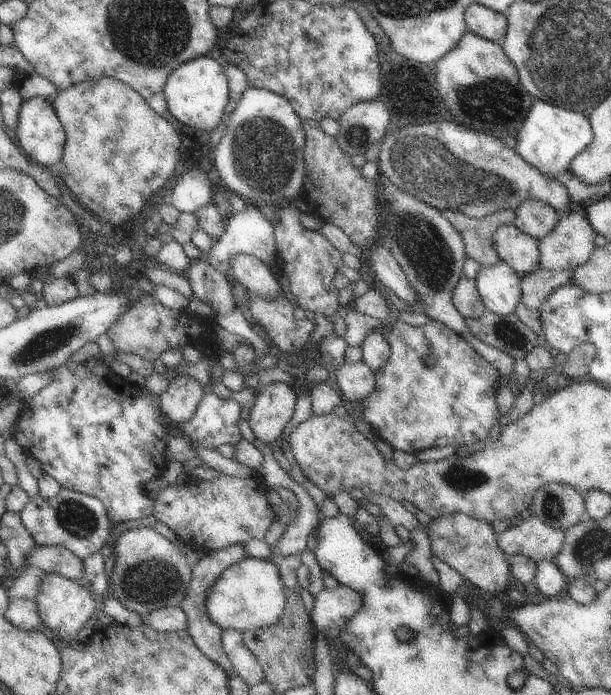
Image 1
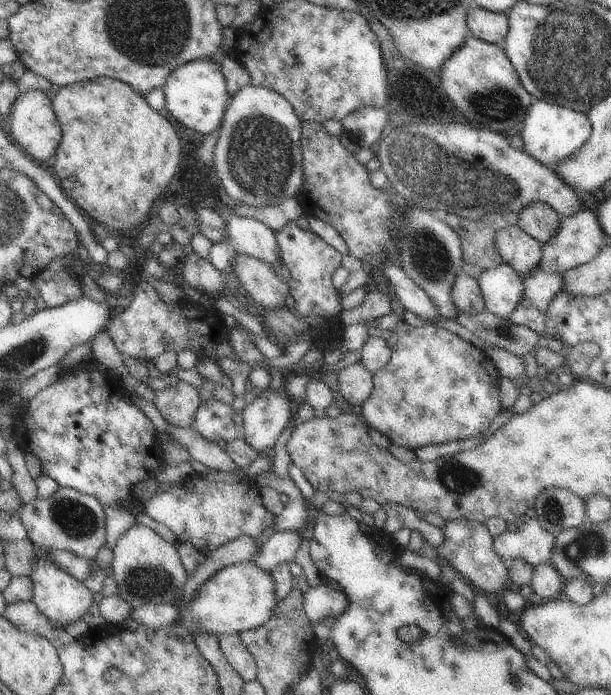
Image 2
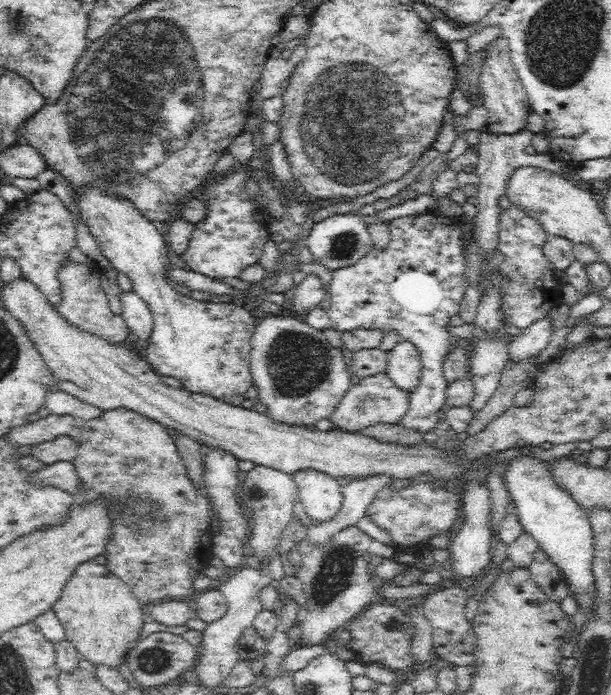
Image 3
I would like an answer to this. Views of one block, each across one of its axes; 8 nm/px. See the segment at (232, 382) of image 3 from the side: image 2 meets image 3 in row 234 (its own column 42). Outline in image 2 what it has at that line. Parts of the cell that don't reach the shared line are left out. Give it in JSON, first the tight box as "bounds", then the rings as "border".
{"bounds":[10,90,63,165],"border":[[[31,90],[19,95],[10,115],[10,128],[15,142],[22,146],[26,156],[35,162],[49,165],[53,162],[63,137],[60,121],[53,111],[52,98],[41,90]]]}

